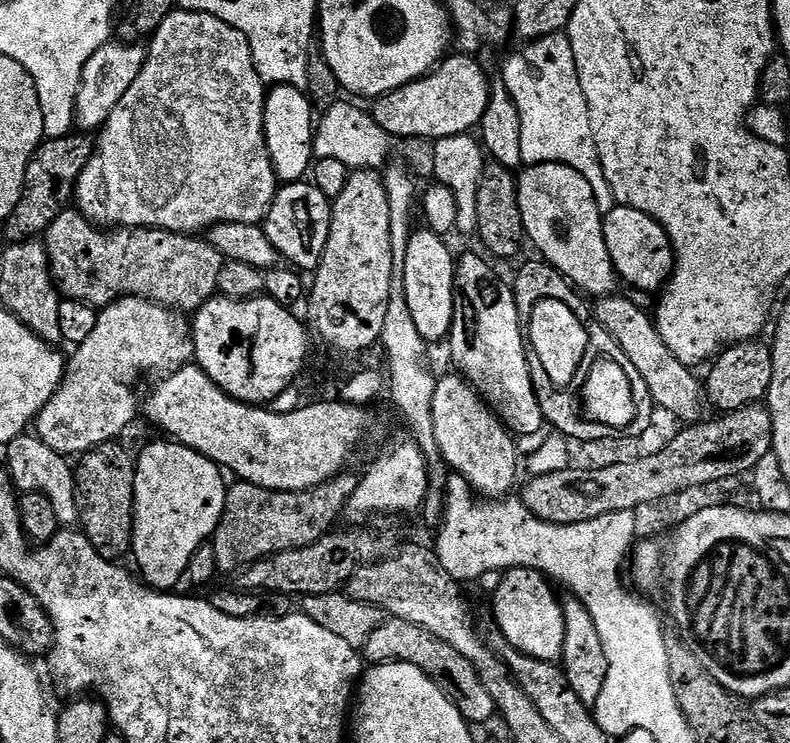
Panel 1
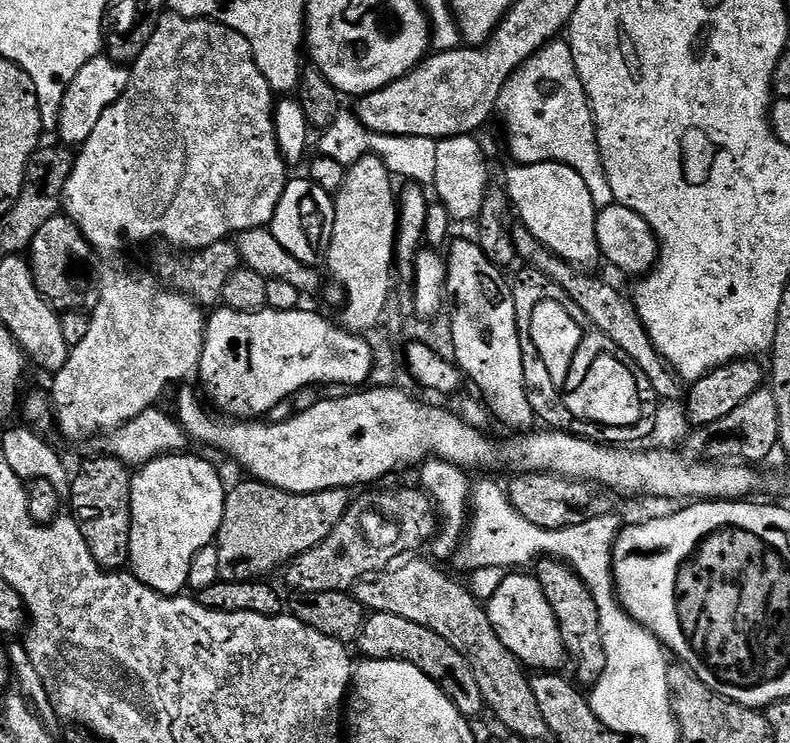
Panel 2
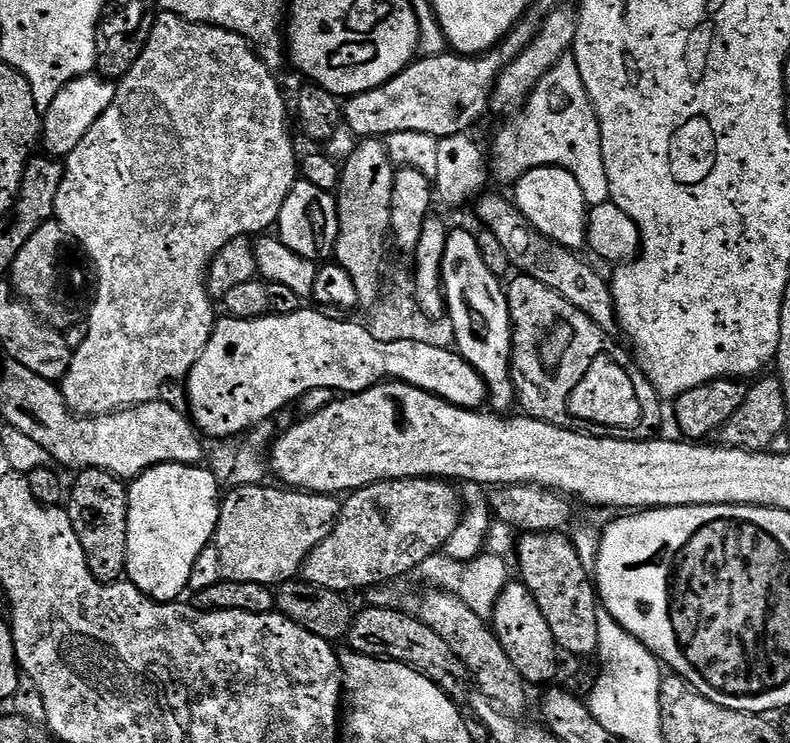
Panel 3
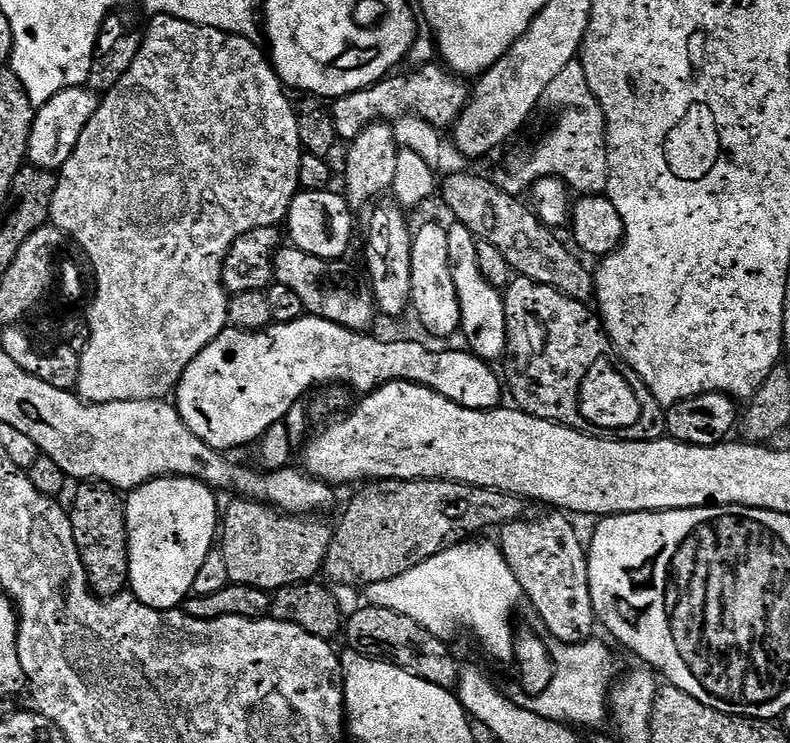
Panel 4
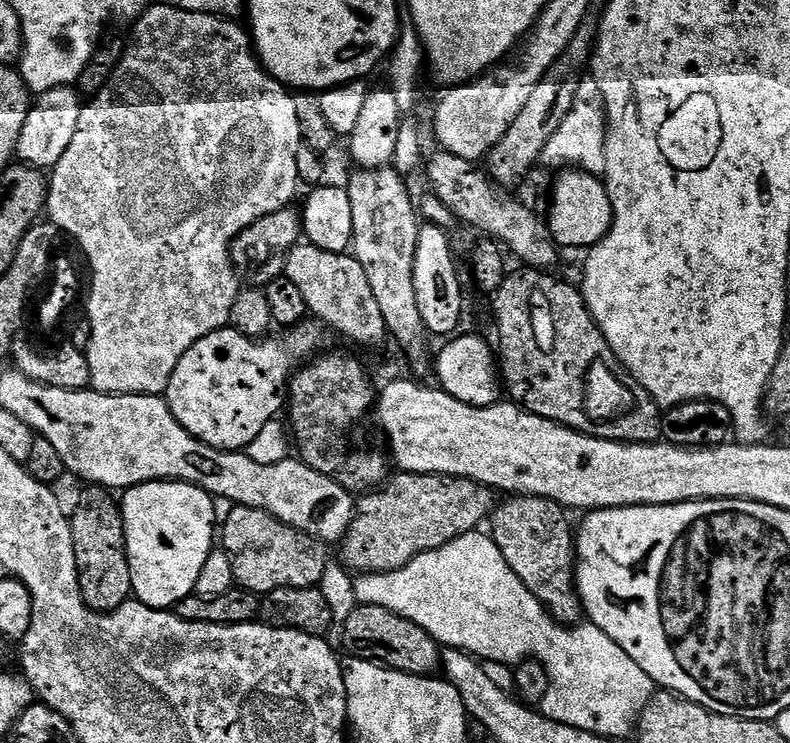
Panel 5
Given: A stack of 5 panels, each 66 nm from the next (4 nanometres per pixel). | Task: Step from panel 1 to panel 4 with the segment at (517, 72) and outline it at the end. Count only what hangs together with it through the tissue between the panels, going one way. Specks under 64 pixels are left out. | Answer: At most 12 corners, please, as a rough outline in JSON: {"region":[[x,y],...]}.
{"region":[[572,60],[546,90],[560,111],[529,160],[502,179],[512,196],[547,176],[608,191],[602,106]]}

